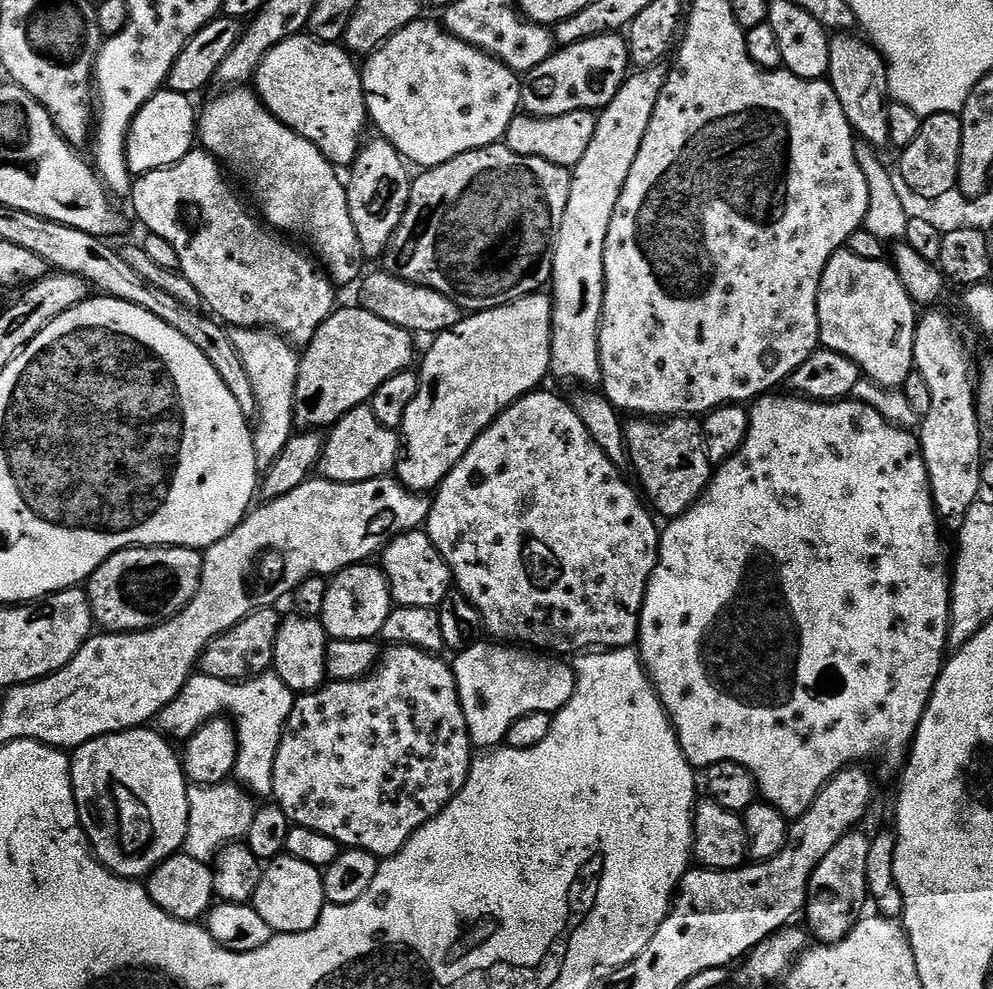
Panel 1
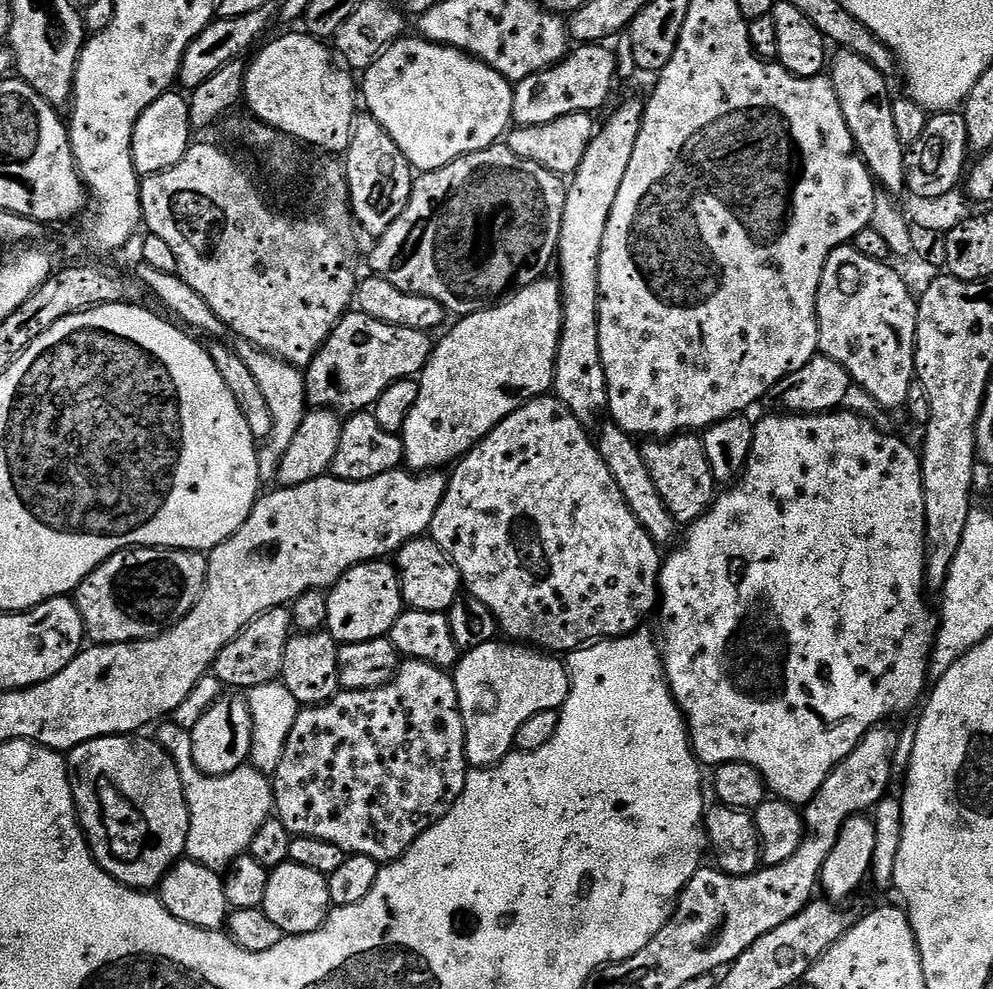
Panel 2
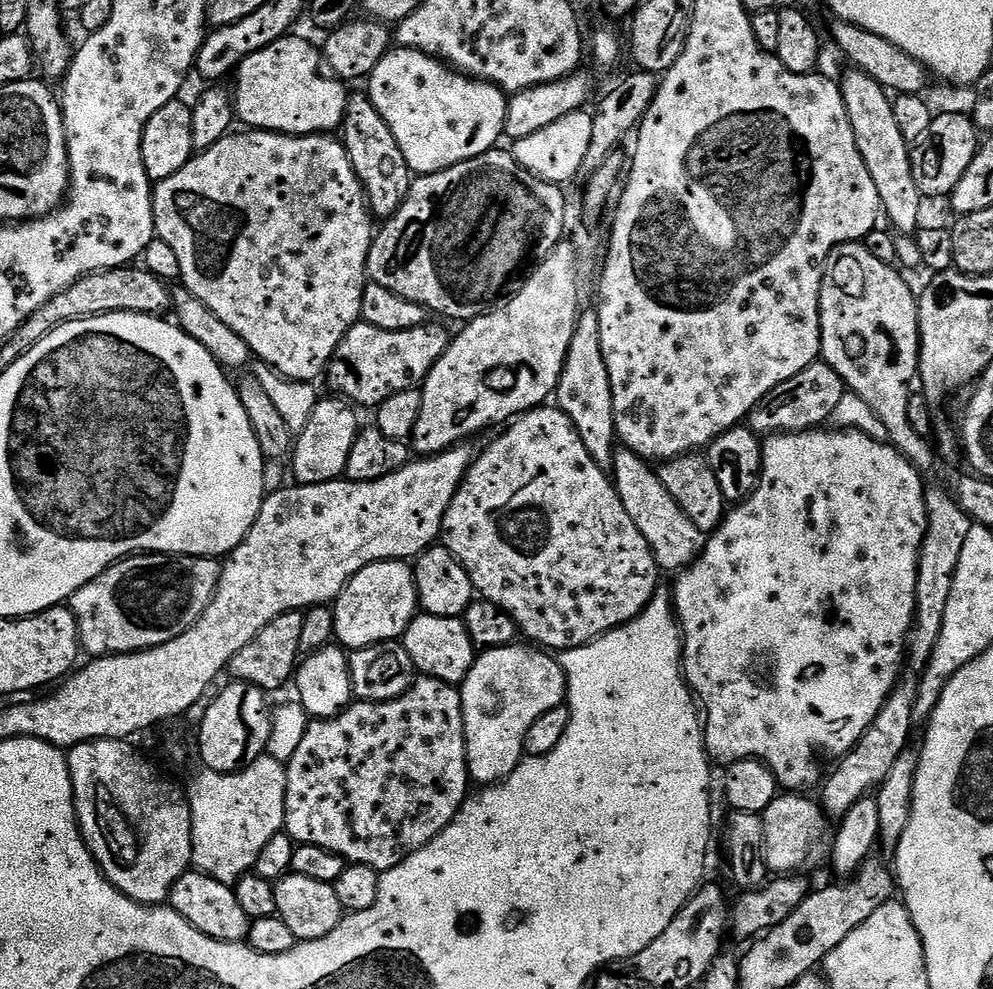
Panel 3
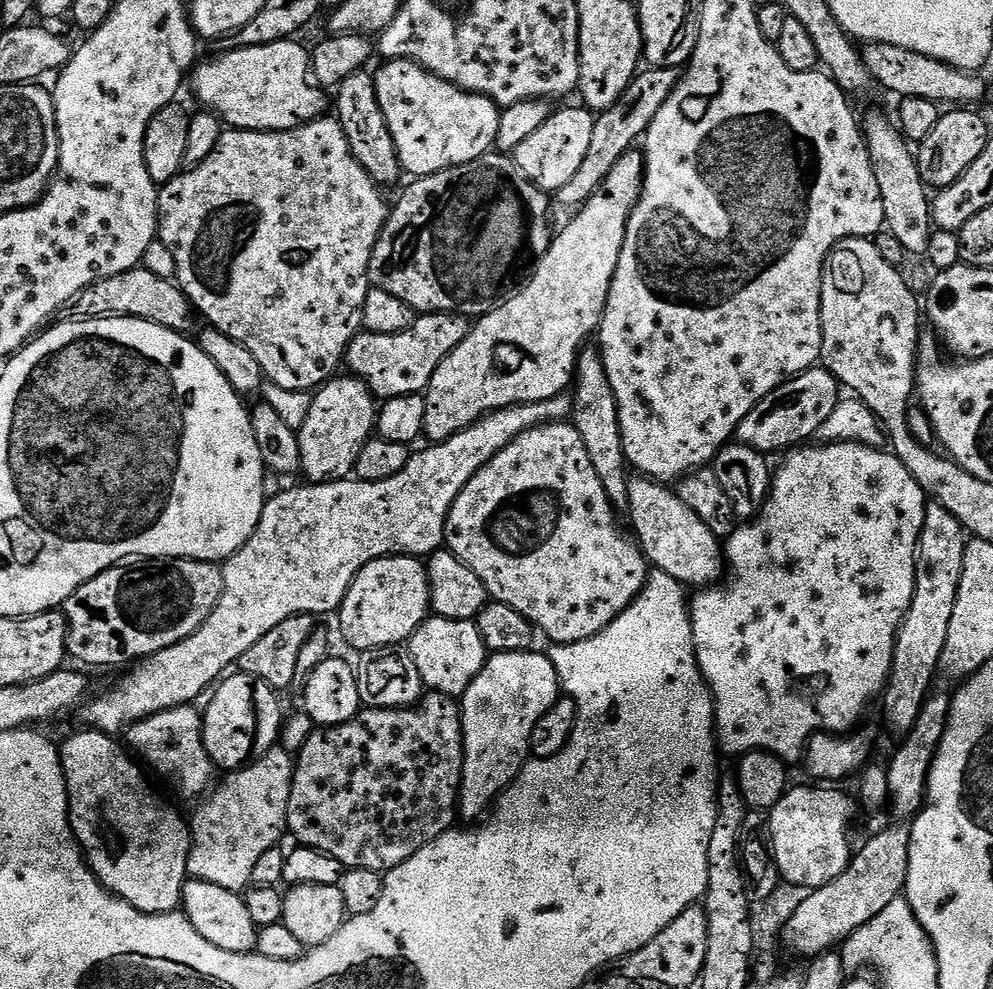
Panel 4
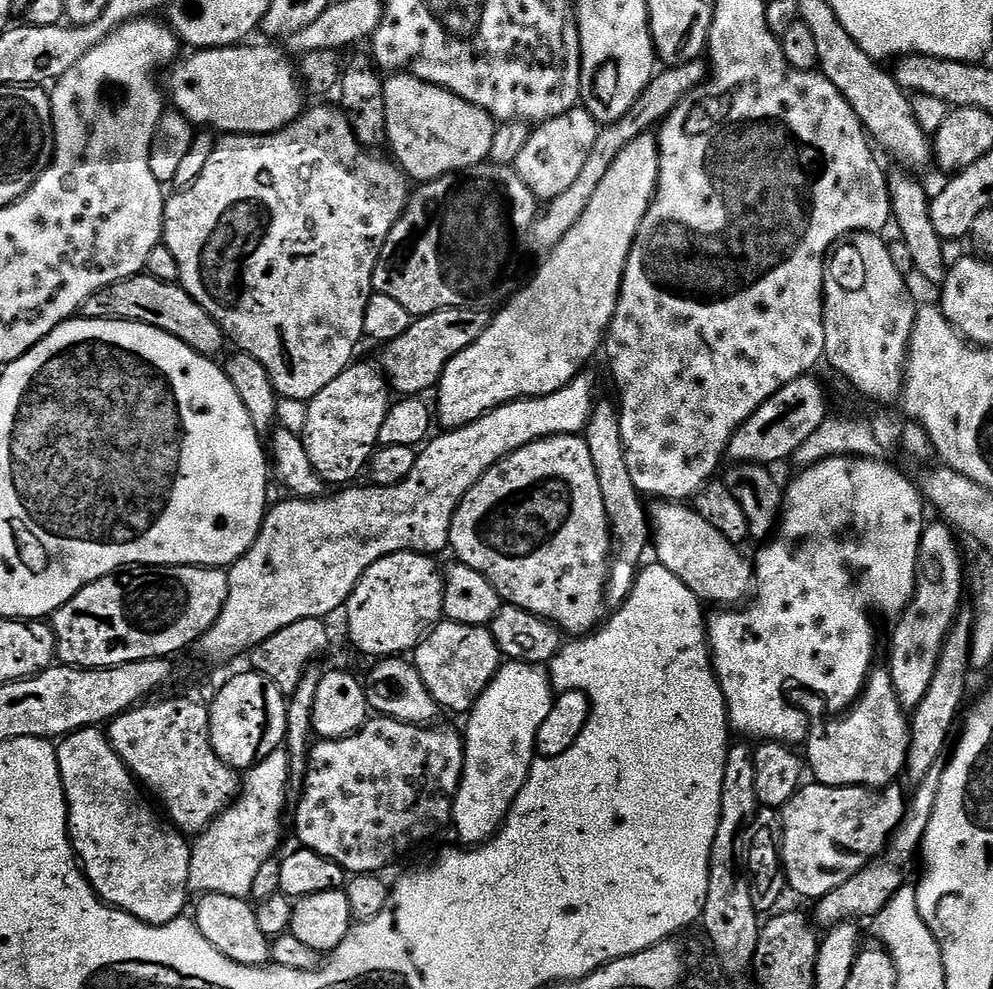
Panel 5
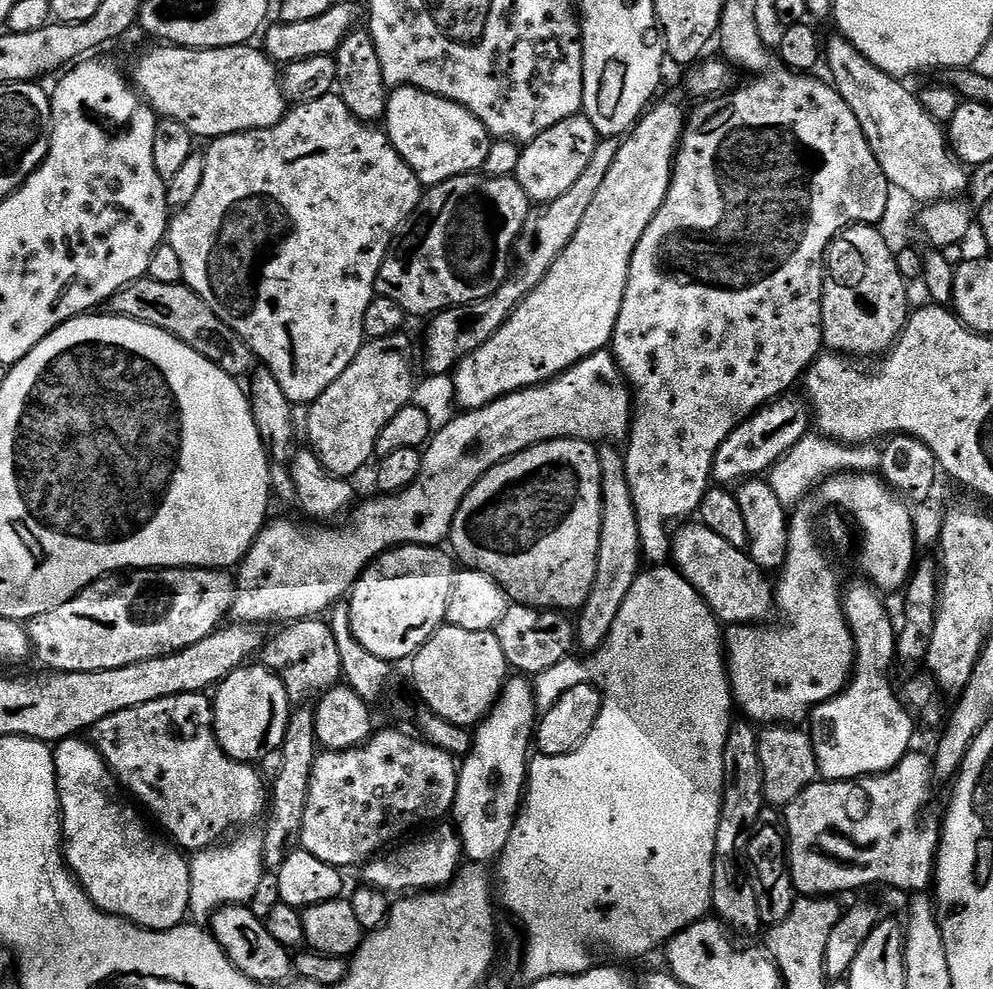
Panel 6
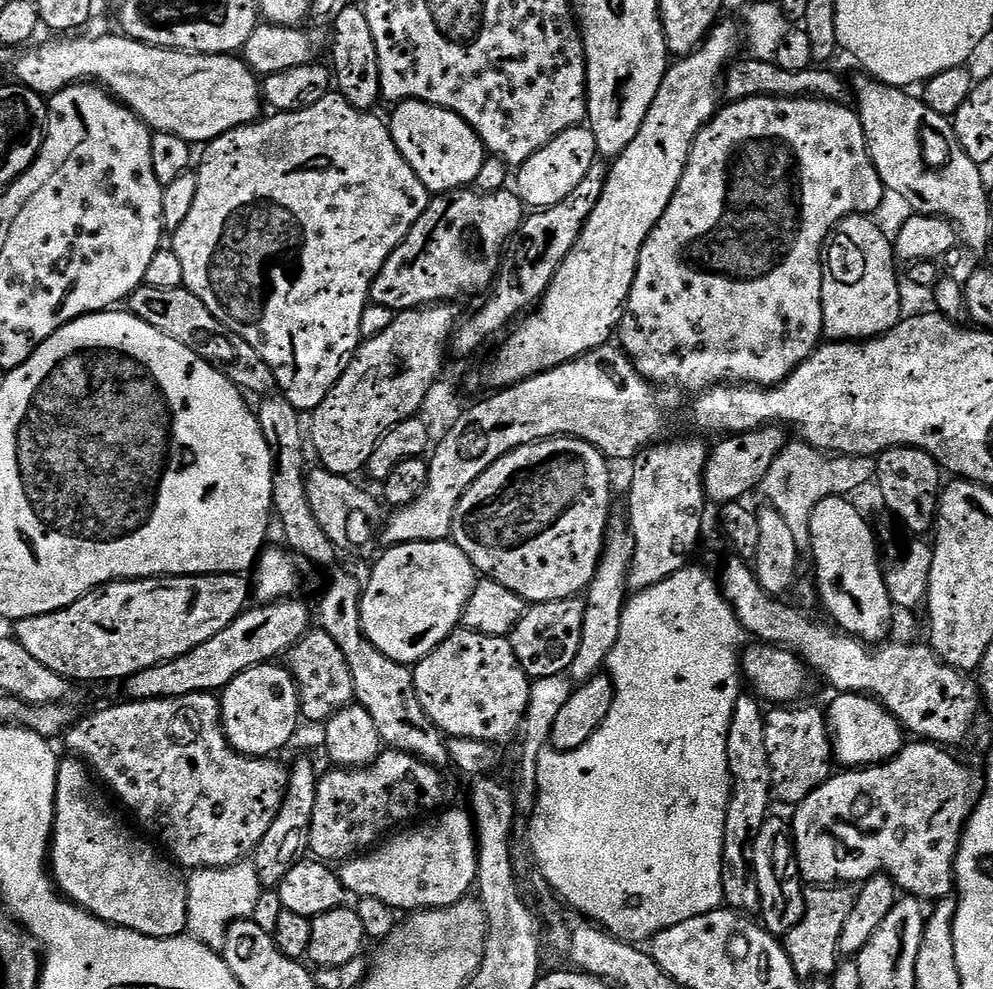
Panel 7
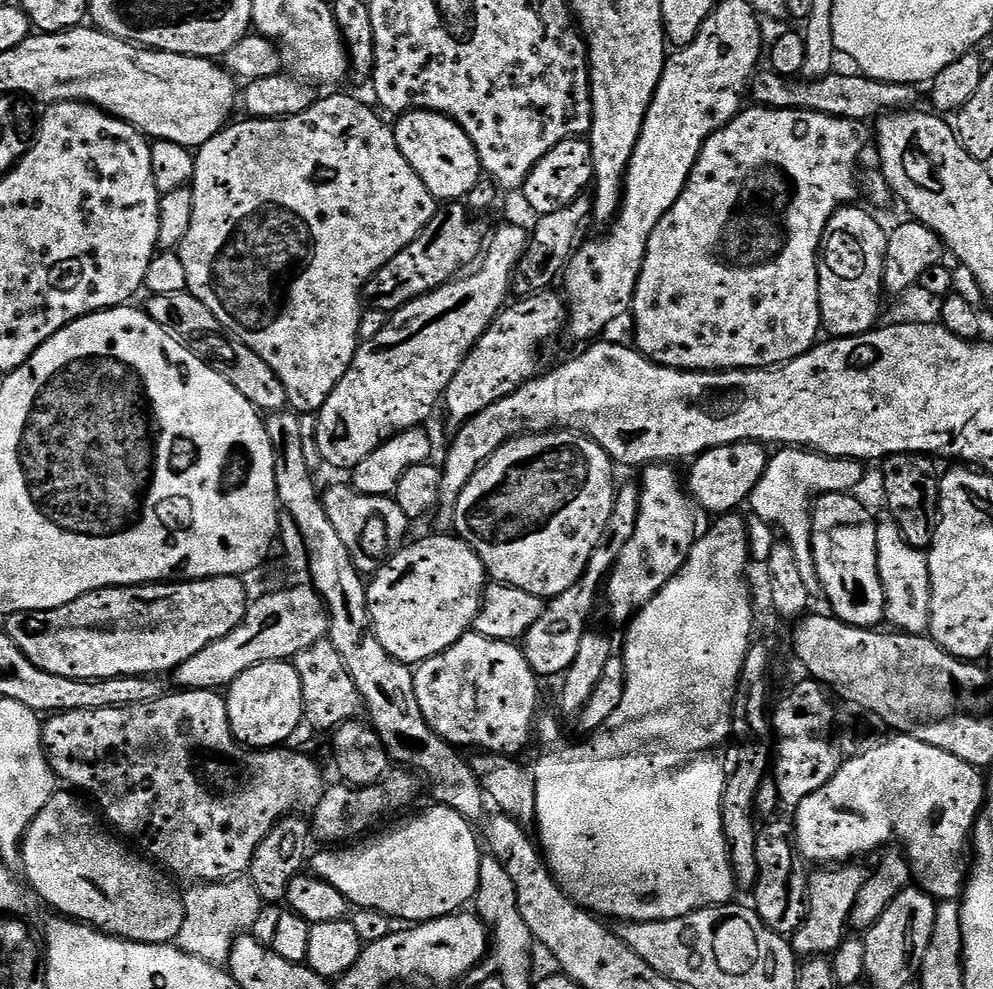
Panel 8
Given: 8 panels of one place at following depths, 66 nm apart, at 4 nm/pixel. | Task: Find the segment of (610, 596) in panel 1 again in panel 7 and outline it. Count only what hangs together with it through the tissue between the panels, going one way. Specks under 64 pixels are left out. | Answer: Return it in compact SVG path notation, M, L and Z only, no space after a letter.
M553 438L551 440L539 440L536 444L527 444L494 462L476 479L462 494L462 502L458 502L458 510L454 514L452 523L452 543L456 544L470 558L472 565L476 567L481 577L498 582L506 586L506 590L514 590L514 594L521 596L528 604L541 604L542 602L554 602L565 600L571 596L580 596L587 589L588 584L594 578L596 567L600 561L600 551L604 548L604 532L608 529L608 517L612 504L612 476L608 473L609 461L594 446L590 446L585 440L573 440L571 438Z

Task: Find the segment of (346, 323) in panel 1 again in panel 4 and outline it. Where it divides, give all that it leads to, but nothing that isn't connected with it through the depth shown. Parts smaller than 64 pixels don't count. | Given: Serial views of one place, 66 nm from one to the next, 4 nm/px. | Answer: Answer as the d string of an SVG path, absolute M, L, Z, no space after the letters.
M429 312L417 315L409 328L398 334L361 331L350 342L344 364L351 375L363 380L377 401L420 394L434 378L434 370L466 338L469 327L469 317L457 316L455 312Z

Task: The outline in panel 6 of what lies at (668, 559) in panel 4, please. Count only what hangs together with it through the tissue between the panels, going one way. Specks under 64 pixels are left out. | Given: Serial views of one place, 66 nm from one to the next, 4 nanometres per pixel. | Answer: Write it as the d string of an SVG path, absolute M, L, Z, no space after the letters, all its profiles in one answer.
M684 522L675 529L670 560L676 571L687 578L711 606L721 625L764 624L767 616L773 615L774 588L769 577L757 568L745 549L730 546L726 538L714 534L705 524Z

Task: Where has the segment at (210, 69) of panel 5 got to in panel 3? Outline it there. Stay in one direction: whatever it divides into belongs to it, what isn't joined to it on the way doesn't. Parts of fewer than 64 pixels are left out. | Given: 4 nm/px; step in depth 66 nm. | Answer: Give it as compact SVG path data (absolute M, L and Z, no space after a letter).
M289 34L278 42L250 54L236 69L234 112L239 123L252 130L283 132L285 136L332 134L344 123L349 89L322 72L322 52L308 40Z

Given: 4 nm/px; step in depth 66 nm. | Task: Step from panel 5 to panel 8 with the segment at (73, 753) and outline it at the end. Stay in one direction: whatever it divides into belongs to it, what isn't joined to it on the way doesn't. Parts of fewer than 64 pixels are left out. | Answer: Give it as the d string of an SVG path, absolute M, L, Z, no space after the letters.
M53 791L50 802L42 806L36 815L36 822L31 825L24 839L22 861L33 890L50 907L57 908L61 917L91 924L110 936L120 936L124 940L143 944L173 943L179 937L184 921L184 897L181 889L175 888L177 885L173 877L139 851L129 847L119 835L109 831L101 817L95 811L92 813L75 791L63 791Z

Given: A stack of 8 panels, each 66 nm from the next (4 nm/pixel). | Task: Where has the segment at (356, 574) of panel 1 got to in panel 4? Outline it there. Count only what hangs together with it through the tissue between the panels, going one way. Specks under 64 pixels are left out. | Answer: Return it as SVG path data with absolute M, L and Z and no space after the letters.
M383 556L362 566L354 578L338 609L340 632L350 647L359 650L400 646L428 619L431 606L425 561L415 556Z

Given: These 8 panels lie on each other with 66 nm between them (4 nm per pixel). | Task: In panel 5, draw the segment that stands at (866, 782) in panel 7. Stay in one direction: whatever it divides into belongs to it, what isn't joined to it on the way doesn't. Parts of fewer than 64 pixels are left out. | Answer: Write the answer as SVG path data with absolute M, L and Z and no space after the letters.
M827 782L805 783L800 791L786 802L778 816L778 835L780 837L780 858L784 862L784 878L789 889L792 888L809 902L821 900L830 890L838 890L854 874L877 860L888 847L892 831L902 822L906 807L906 792L900 786L889 786L879 790L870 788L835 788Z

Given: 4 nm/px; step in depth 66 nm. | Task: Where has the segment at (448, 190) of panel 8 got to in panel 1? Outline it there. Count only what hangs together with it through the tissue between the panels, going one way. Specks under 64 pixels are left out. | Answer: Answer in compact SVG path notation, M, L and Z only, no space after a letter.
M427 18L415 20L410 26L398 30L398 34L391 36L377 52L373 52L371 56L367 57L362 64L362 75L364 77L364 101L368 107L369 121L374 125L374 128L376 124L377 130L380 131L377 133L383 139L390 141L400 151L400 155L404 157L409 165L417 164L417 169L420 170L437 168L446 162L450 162L450 158L458 158L458 154L466 154L470 150L489 148L492 144L501 143L504 135L508 132L510 122L518 114L520 108L521 77L517 73L511 72L501 60L495 60L490 54L462 42L456 36L451 36L446 31L443 23L436 21L435 24L434 21L427 20Z

